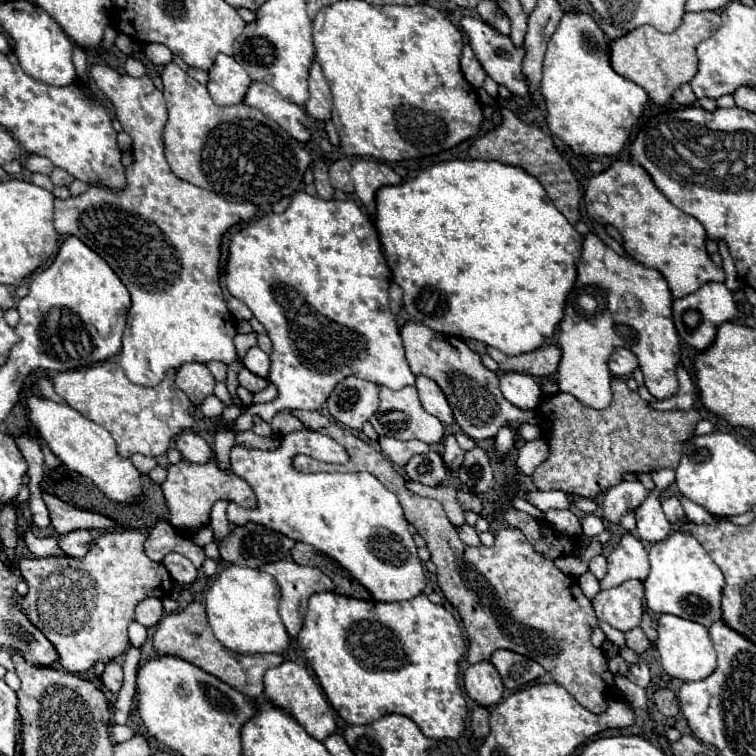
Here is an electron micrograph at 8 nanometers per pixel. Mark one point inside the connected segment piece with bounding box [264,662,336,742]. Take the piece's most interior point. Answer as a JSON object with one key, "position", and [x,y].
{"position":[289,686]}

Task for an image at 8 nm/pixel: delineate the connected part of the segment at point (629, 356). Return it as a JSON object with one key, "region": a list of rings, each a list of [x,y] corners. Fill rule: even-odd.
{"region":[[[618,348],[618,350],[614,350],[614,354],[610,356],[608,366],[610,366],[610,372],[612,372],[614,376],[630,376],[630,374],[638,368],[638,360],[636,360],[636,356],[634,356],[630,350]]]}

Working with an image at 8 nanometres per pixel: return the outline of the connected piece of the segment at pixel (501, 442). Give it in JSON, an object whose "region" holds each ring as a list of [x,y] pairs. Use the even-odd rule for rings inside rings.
{"region":[[[510,426],[500,428],[500,432],[496,434],[496,452],[498,456],[506,456],[508,450],[514,446],[514,430]]]}

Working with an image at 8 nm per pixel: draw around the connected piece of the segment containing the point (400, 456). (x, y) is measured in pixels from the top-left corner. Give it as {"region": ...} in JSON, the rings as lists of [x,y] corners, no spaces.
{"region":[[[380,438],[380,448],[382,452],[396,464],[396,466],[406,466],[408,460],[414,454],[424,454],[428,452],[428,444],[420,442],[420,440],[410,440],[410,442],[402,442],[396,438]]]}

